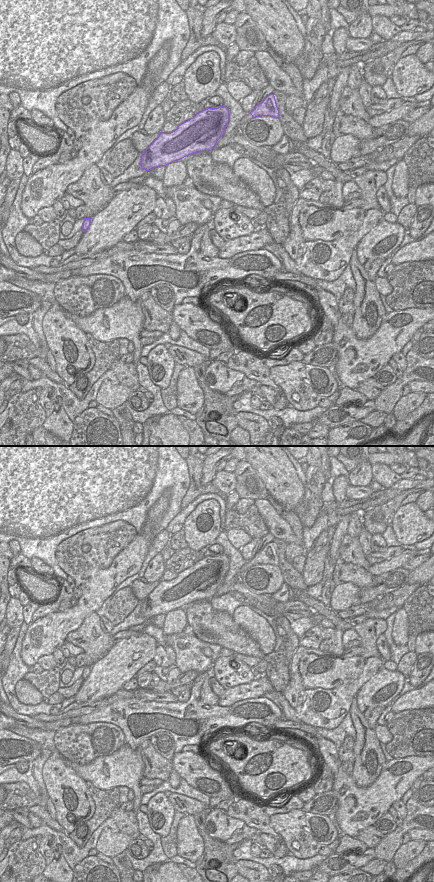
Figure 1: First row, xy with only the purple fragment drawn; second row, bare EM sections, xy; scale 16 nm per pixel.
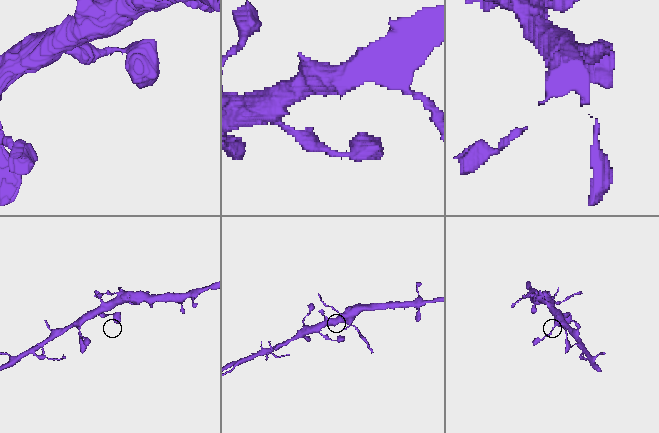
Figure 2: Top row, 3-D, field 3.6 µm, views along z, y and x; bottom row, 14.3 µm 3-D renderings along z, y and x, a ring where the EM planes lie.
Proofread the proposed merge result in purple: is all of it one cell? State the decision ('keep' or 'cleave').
cleave

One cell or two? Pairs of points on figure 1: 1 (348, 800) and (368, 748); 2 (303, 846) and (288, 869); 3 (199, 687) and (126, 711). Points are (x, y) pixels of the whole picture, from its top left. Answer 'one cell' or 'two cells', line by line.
1: two cells
2: two cells
3: one cell

